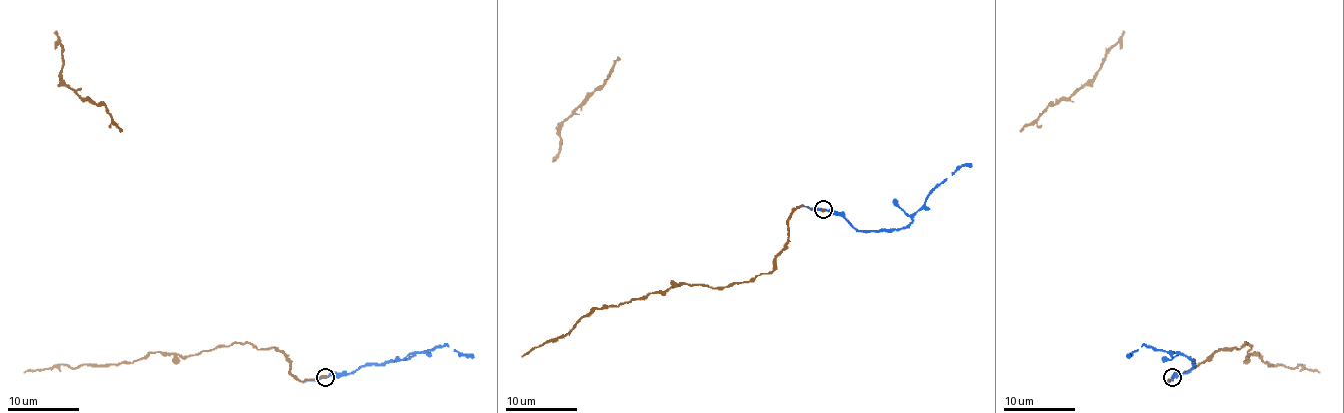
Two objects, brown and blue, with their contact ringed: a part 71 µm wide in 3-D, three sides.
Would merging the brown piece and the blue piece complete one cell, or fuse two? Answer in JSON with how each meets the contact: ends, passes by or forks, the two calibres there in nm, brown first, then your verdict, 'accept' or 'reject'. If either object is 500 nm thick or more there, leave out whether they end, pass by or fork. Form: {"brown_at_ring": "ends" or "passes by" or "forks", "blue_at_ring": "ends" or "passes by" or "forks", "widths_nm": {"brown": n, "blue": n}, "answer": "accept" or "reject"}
{"brown_at_ring": "ends", "blue_at_ring": "ends", "widths_nm": {"brown": 400, "blue": 100}, "answer": "accept"}

